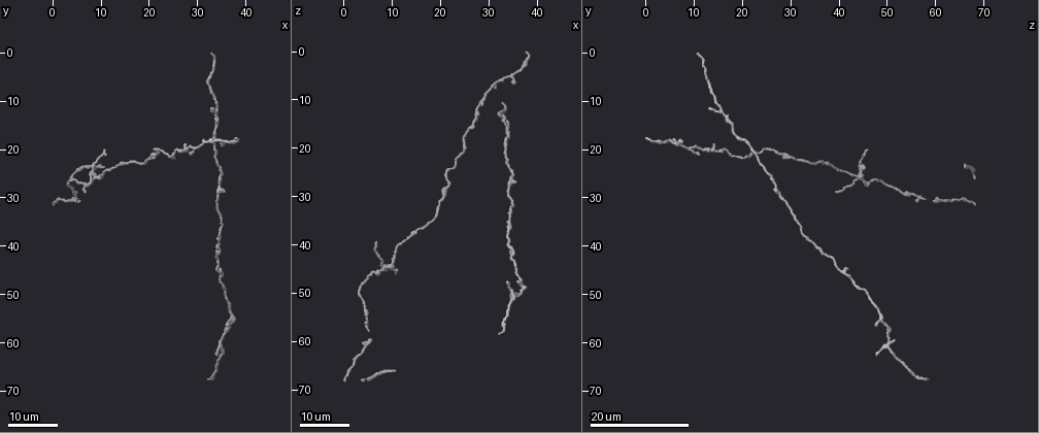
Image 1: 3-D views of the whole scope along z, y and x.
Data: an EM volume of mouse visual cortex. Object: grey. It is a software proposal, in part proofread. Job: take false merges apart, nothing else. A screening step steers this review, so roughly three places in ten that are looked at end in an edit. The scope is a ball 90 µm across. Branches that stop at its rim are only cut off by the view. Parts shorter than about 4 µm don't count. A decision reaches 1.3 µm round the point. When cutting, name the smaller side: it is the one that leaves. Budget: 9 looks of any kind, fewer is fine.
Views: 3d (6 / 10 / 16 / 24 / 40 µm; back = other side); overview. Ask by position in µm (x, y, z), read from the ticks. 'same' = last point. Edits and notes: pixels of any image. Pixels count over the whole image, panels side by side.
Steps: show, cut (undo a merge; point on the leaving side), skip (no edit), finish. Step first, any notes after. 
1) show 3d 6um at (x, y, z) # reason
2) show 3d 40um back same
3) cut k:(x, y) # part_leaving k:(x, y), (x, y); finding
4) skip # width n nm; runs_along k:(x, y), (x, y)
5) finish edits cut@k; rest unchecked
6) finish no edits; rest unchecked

show 3d 24um at (34.5, 44.5, 39.5) # calibre changes

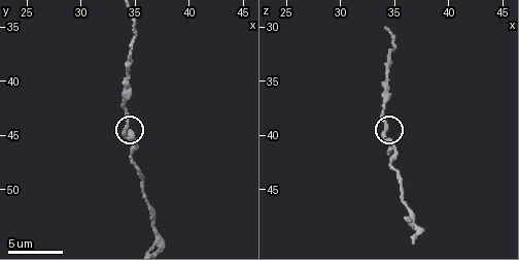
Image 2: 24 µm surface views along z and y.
show 3d 6um at (33.8, 44.4, 39.8)

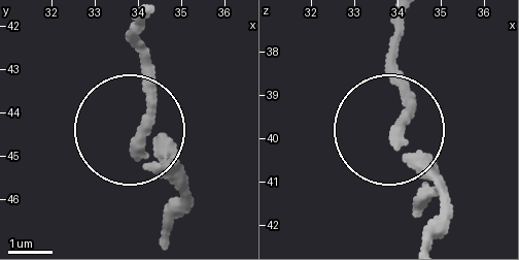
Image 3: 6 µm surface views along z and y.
skip # width 200 nm; runs_along 3:(140, 18), (151, 102), (133, 139), (192, 198); one neuron here

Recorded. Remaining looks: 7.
show 3d 16um at (34.0, 13.0, 16.5) # thin arm on a thick one

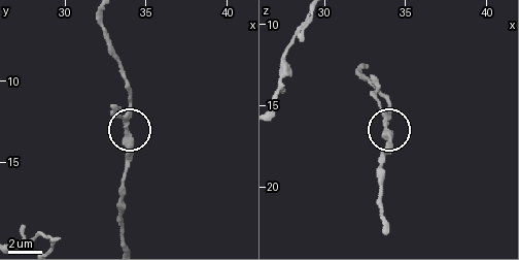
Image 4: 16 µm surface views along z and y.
show 3d 10um at (33.9, 12.6, 16.1) # zoom in

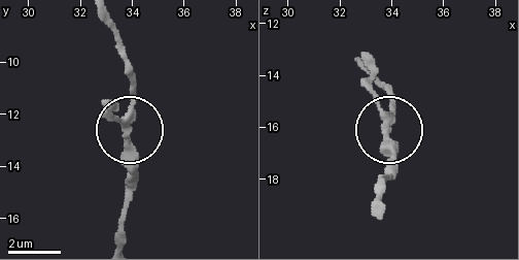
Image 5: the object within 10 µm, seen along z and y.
skip # arms 3; continuous, no second neuron

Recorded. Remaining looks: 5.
show 3d 24um at (27.5, 19.5, 14.0)

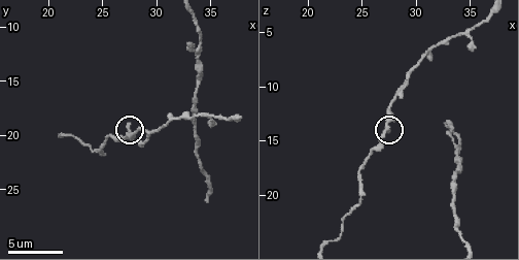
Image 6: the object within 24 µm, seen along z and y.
show 3d 10um same

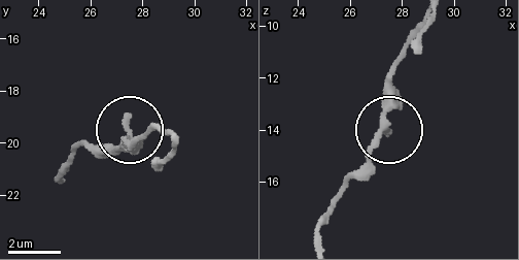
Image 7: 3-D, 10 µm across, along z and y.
skip # width 320 nm; runs_along 7:(355, 169), (386, 125), (392, 61); one neuron here

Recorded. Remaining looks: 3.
show 3d 16um at (9.0, 26.0, 44.5) # three arms meet

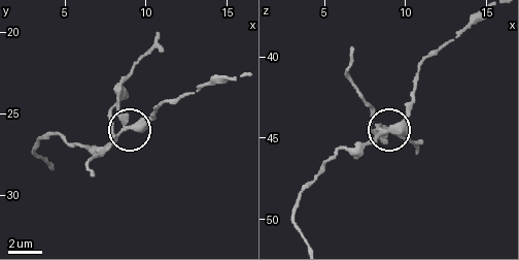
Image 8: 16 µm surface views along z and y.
show 3d 10um at (8.5, 25.6, 44.7)

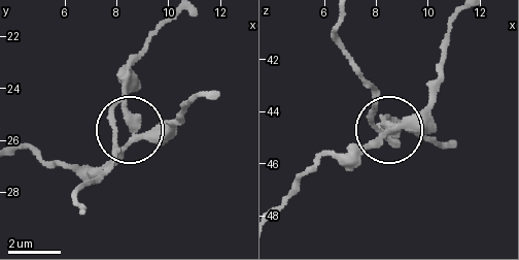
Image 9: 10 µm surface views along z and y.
cut 9:(127, 95) # arms 3; a second neuron is stuck on

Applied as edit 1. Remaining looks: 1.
finish edits cut@9; rest unchecked

